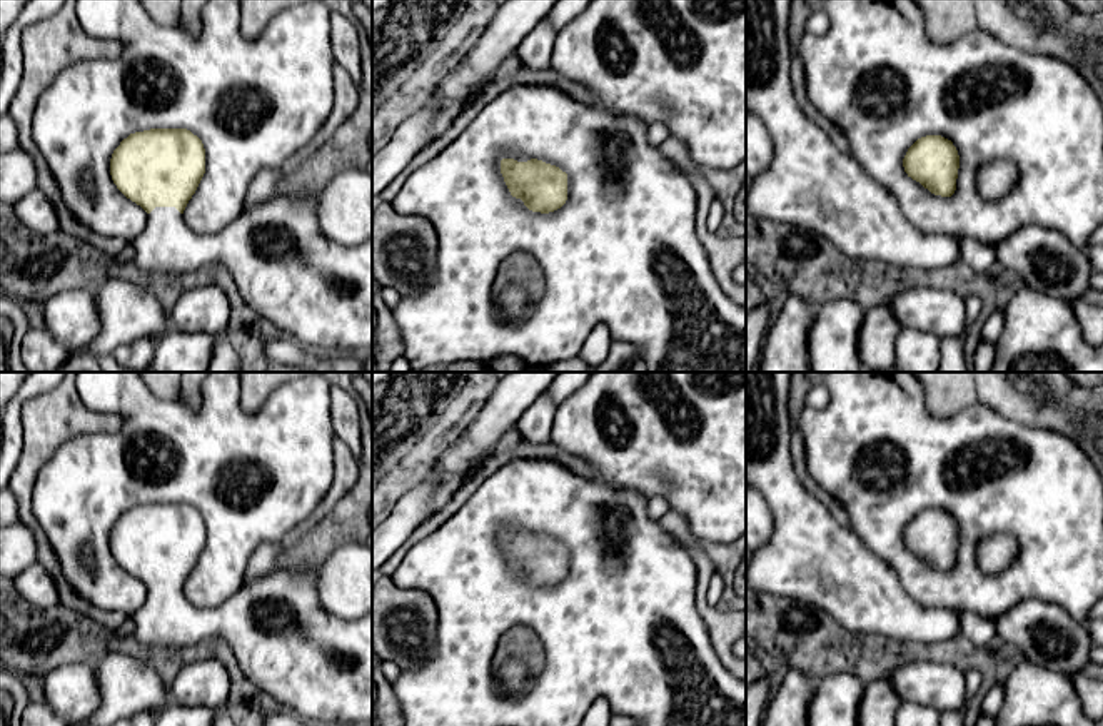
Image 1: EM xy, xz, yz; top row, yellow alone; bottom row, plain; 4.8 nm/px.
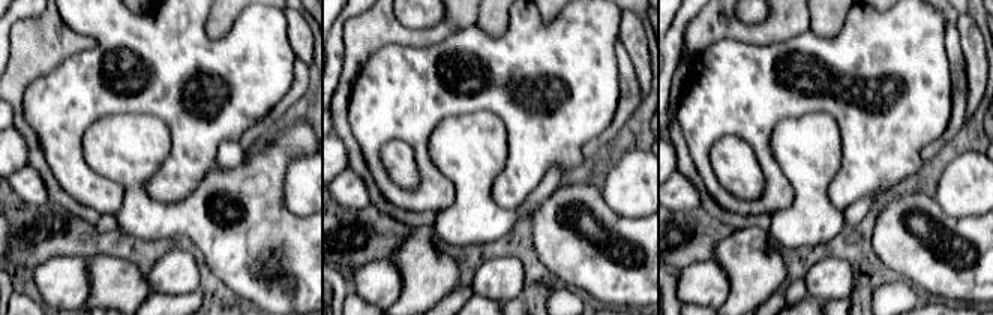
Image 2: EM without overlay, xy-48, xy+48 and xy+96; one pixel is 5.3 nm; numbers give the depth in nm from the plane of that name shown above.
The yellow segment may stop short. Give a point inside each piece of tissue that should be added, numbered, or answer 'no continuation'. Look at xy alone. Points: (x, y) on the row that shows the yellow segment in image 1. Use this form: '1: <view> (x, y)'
1: xy (317, 292)

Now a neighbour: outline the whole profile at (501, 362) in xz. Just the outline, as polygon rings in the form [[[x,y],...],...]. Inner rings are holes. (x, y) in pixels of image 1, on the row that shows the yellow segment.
[[[497,355],[489,362],[489,367],[494,369],[496,372],[526,372],[527,369],[536,369],[537,372],[589,372],[591,371],[591,367],[579,357],[534,367],[516,355]]]

